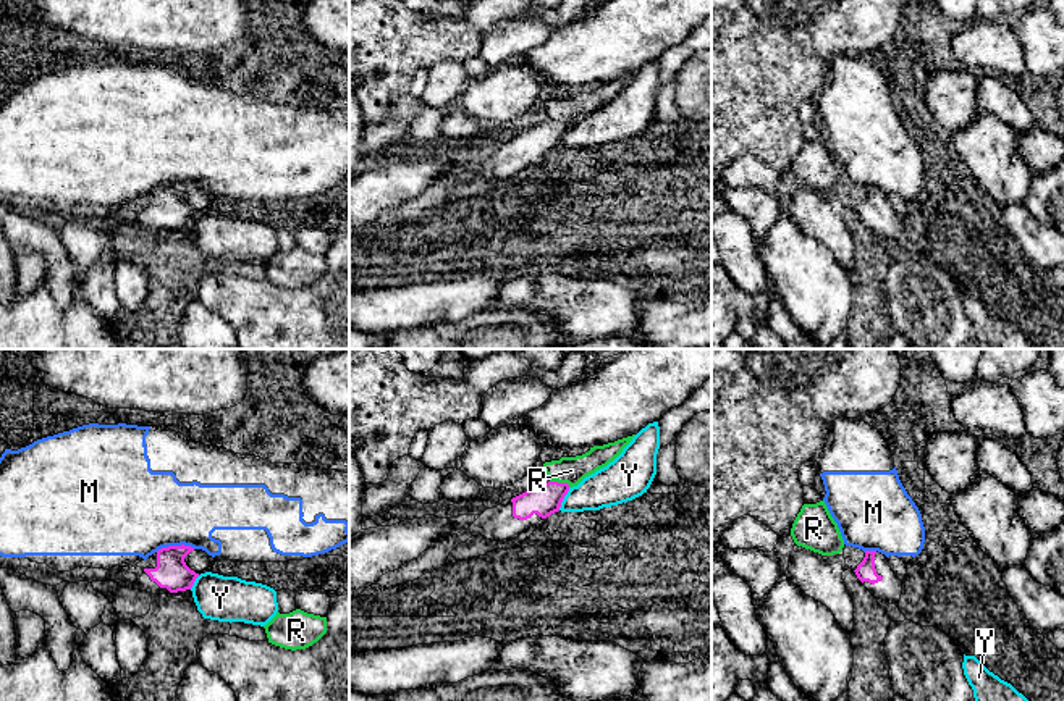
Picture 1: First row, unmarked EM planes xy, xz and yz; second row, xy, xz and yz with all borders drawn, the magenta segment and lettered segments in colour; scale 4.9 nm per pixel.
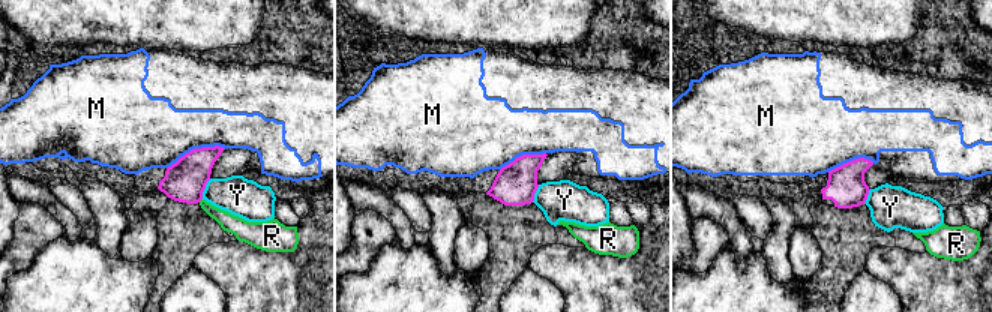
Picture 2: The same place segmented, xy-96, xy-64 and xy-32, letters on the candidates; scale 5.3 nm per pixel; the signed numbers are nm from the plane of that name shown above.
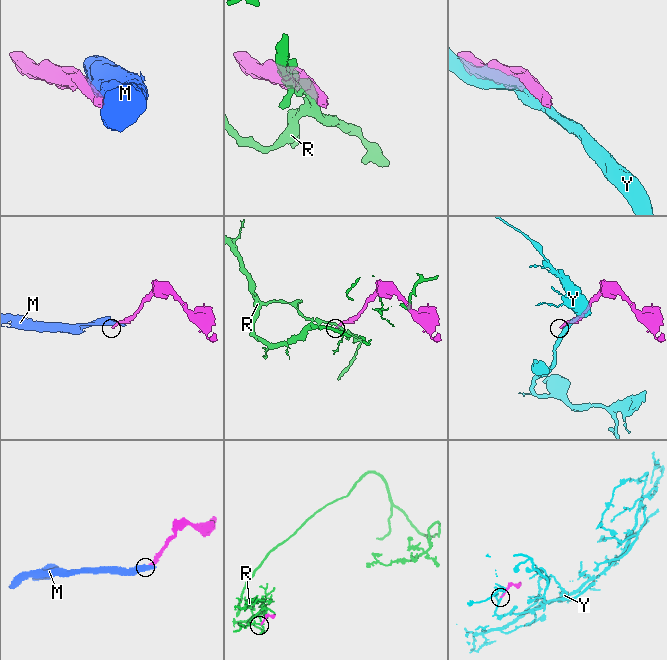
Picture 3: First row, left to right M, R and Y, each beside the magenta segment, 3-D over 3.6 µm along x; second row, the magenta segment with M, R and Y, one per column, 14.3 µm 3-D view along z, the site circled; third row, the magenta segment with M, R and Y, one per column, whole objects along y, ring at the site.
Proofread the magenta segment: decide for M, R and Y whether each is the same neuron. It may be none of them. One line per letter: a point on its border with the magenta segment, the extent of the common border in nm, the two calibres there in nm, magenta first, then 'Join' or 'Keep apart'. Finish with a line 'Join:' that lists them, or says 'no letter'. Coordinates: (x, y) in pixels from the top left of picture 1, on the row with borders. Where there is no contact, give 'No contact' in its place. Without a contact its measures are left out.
M: Touches magenta at xy (175, 546). Shared border 200 nm. Thickness 160 nm (magenta) against 420 nm. Keep apart
R: Touches magenta at xz (560, 483). Shared border 110 nm. Thickness 150 nm (magenta) against 140 nm. Keep apart
Y: Touches magenta at xz (563, 498). Shared border 130 nm. Thickness 150 nm (magenta) against 200 nm. Keep apart
Join: no letter

